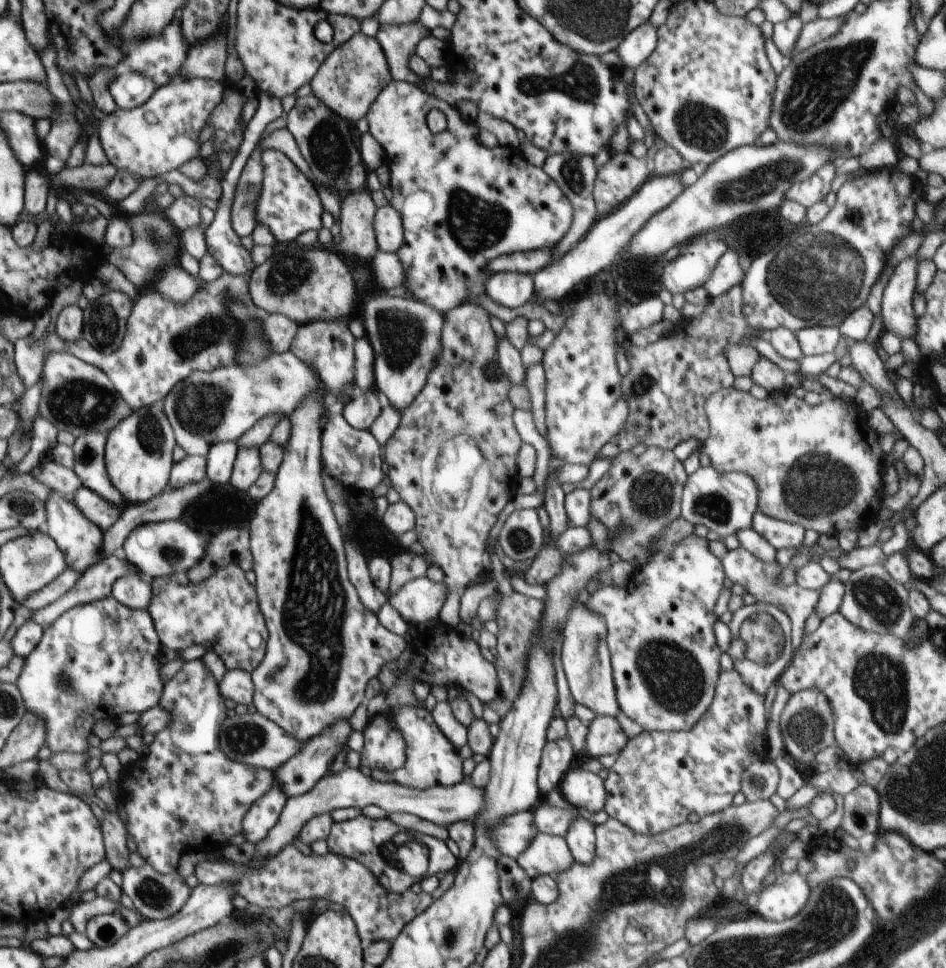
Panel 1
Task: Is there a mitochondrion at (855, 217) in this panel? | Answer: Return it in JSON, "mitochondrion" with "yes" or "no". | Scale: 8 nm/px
{"mitochondrion":"yes"}

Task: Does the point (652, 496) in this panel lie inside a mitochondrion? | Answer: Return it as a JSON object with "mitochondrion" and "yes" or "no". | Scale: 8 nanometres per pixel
{"mitochondrion":"yes"}

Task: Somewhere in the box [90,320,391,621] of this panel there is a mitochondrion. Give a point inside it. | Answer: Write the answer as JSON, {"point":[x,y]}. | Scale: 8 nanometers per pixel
{"point":[200,407]}

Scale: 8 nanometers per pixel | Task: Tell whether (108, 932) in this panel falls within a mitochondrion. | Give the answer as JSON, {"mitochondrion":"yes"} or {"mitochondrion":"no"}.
{"mitochondrion":"yes"}

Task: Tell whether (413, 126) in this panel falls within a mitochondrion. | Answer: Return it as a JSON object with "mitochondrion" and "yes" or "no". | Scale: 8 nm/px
{"mitochondrion":"no"}

